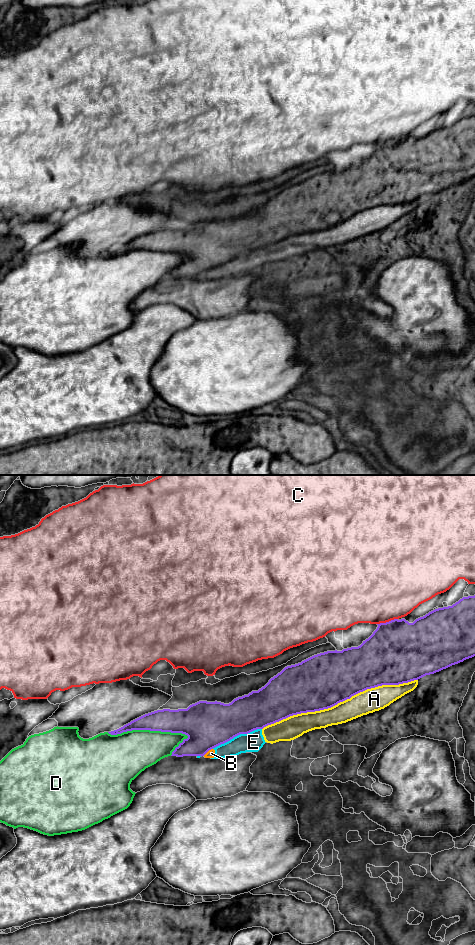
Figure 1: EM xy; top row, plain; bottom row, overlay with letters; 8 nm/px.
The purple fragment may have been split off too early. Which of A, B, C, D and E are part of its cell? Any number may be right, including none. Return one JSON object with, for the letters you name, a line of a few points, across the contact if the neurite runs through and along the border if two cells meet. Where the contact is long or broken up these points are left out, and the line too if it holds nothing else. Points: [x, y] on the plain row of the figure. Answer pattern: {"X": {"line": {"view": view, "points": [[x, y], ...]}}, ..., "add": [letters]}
{"add": []}

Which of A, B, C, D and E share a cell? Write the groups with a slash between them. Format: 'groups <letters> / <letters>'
groups A B E / C / D

